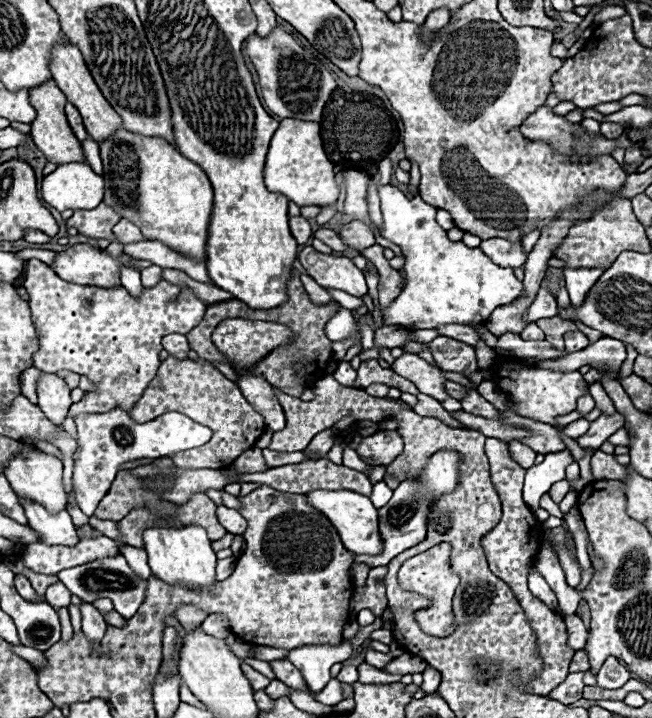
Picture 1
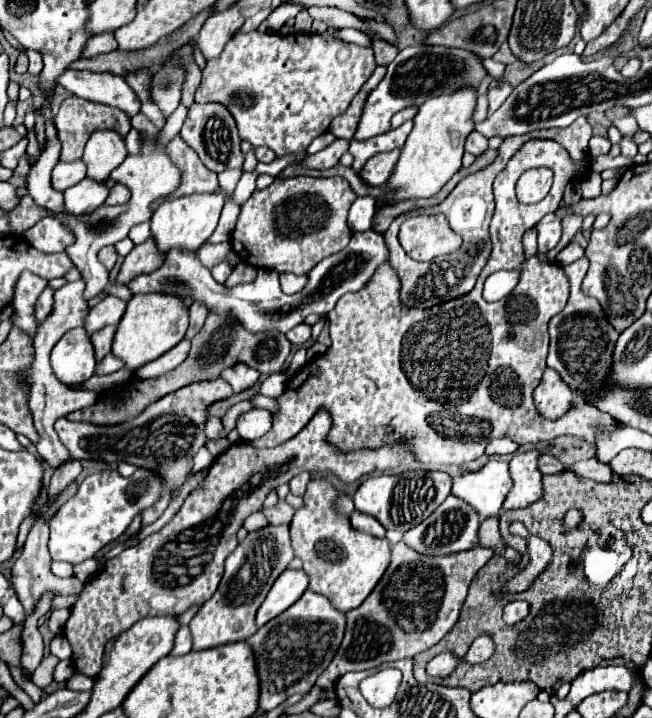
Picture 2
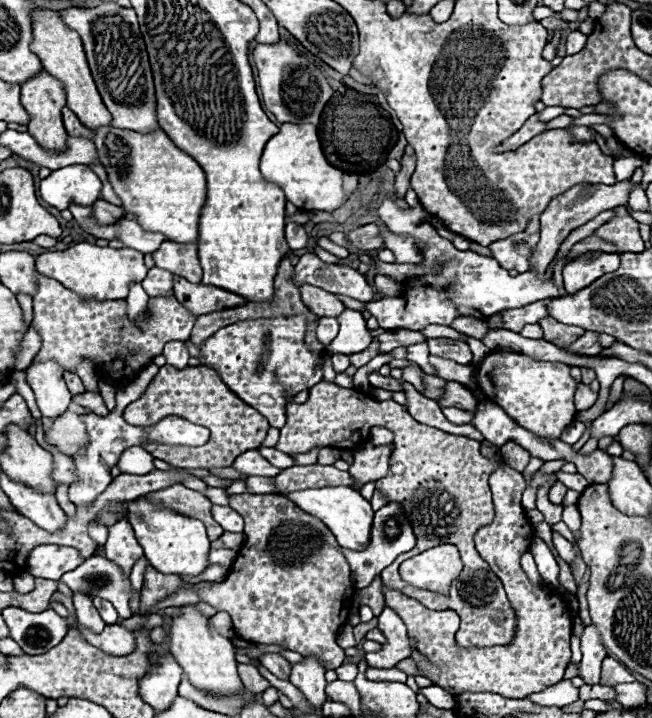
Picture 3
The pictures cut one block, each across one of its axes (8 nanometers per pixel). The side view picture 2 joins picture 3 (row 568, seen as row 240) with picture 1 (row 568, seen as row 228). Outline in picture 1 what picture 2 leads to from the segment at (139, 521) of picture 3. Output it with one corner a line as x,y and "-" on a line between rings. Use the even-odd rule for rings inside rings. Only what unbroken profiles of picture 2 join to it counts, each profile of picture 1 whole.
162,520
156,526
144,530
144,550
148,554
148,564
152,574
168,584
190,582
198,586
212,586
216,582
216,554
210,548
210,540
202,526
176,524

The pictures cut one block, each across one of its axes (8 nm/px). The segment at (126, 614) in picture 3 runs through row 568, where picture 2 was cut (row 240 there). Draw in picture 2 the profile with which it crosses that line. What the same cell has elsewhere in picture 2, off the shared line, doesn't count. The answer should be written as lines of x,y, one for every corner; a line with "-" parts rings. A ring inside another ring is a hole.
140,132
140,138
142,138
142,148
140,148
138,158
126,158
110,174
110,178
114,182
126,184
130,188
132,198
122,206
100,206
92,214
86,214
82,218
74,218
74,216
60,218
62,226
74,236
74,242
70,246
66,246
66,254
72,260
72,264
80,270
80,274
86,282
86,292
84,294
86,294
88,300
98,296
98,294
112,294
112,296
118,296
122,300
132,298
128,288
124,288
122,284
116,284
116,282
110,282
108,270
98,270
96,268
96,254
98,254
100,248
104,248
108,244
116,244
118,240
124,240
132,226
150,220
152,212
154,212
152,204
160,198
168,198
180,186
180,178
182,178
180,168
166,154
166,146
158,144
158,134
154,138
148,138
144,132

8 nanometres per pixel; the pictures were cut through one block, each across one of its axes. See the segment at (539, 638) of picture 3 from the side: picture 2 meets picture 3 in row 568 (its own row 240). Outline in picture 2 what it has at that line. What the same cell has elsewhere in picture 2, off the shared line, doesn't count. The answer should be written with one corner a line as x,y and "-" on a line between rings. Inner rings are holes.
530,140
512,156
506,170
502,170
494,180
496,212
490,224
492,256
478,276
474,290
456,300
426,310
406,308
400,300
400,278
396,270
388,260
382,262
376,270
378,280
384,278
384,284
366,284
362,290
348,292
338,300
334,310
328,314
332,346
324,356
318,356
316,360
306,364
290,380
290,384
286,384
284,394
278,398
280,412
274,414
272,432
262,436
260,440
246,444
252,444
254,448
274,448
294,438
320,408
324,408
332,416
328,444
334,444
342,454
364,448
376,450
388,444
404,442
418,462
438,466
462,466
464,462
472,462
484,454
486,444
494,438
510,438
516,444
538,444
562,434
572,434
594,444
596,428
616,428
616,420
612,420
604,412
600,414
598,408
592,408
588,404
570,410
558,420
546,420
538,414
532,396
546,370
548,322
552,316
564,310
570,294
570,284
564,268
556,262
540,262
536,256
524,260
522,236
526,230
536,226
548,212
558,210
572,172
576,172
576,164
572,164
568,152
564,152
564,148
552,140
-
540,166
546,166
554,172
552,190
544,200
540,200
540,204
520,204
514,192
520,174
524,170
-
520,264
524,264
524,268
518,286
498,302
486,302
482,298
484,280
492,272
514,270
520,268

